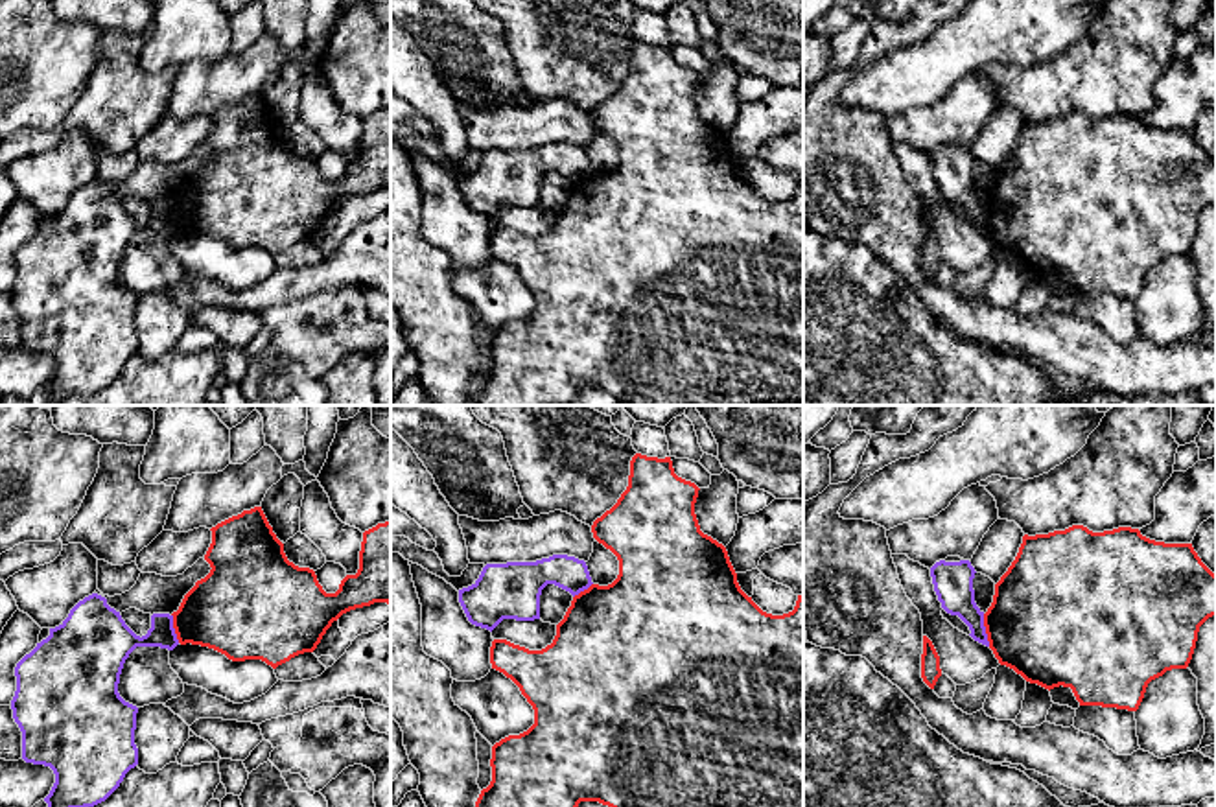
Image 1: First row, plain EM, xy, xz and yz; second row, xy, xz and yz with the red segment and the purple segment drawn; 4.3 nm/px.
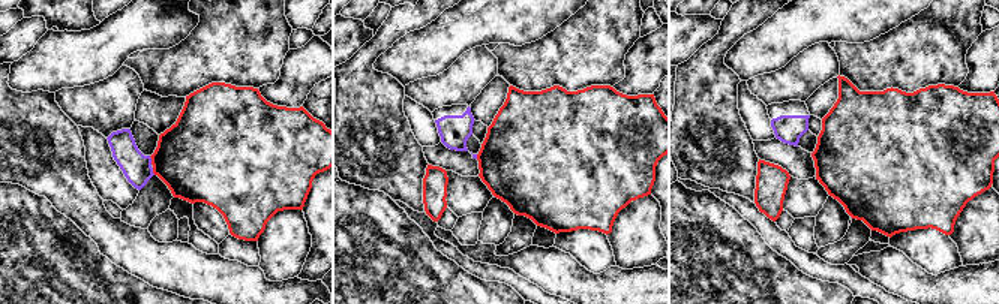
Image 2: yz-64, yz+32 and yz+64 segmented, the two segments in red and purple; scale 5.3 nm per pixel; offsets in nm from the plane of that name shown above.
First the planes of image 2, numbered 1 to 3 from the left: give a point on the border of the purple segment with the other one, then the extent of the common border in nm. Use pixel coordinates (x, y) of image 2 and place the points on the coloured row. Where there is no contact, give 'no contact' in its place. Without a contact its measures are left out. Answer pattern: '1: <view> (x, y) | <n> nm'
1: yz-64 (152, 160) | 50 nm
2: yz+32 (477, 156) | 30 nm
3: no contact

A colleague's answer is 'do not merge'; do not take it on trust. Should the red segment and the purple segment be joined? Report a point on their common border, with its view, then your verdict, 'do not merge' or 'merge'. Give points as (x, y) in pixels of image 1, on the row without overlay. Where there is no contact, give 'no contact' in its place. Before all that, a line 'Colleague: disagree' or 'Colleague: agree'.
Colleague: agree
yz (986, 218) | do not merge

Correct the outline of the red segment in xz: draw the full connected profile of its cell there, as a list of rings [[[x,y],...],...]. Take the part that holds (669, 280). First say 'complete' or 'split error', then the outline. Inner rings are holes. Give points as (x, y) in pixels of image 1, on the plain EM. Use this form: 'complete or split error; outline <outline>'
complete; outline [[[636,41],[630,48],[628,74],[617,90],[591,112],[593,125],[619,147],[619,162],[608,173],[591,171],[573,184],[556,223],[542,238],[529,238],[507,227],[490,234],[492,256],[510,265],[534,297],[534,311],[492,333],[492,368],[481,378],[472,405],[571,405],[580,389],[599,389],[625,405],[803,405],[803,182],[792,199],[772,203],[748,184],[722,131],[700,118],[695,90],[698,74],[674,61],[671,44]]]

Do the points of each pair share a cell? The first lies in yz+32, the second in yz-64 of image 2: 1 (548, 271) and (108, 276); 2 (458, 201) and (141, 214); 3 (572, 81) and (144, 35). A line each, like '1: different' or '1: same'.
1: different
2: different
3: different

